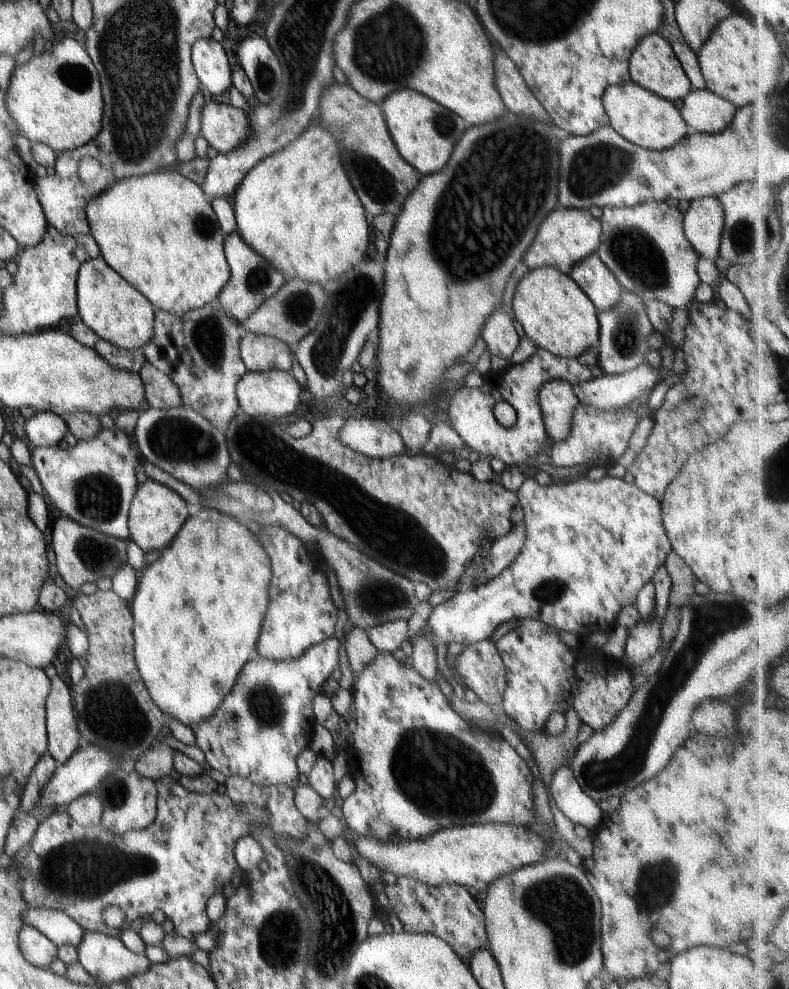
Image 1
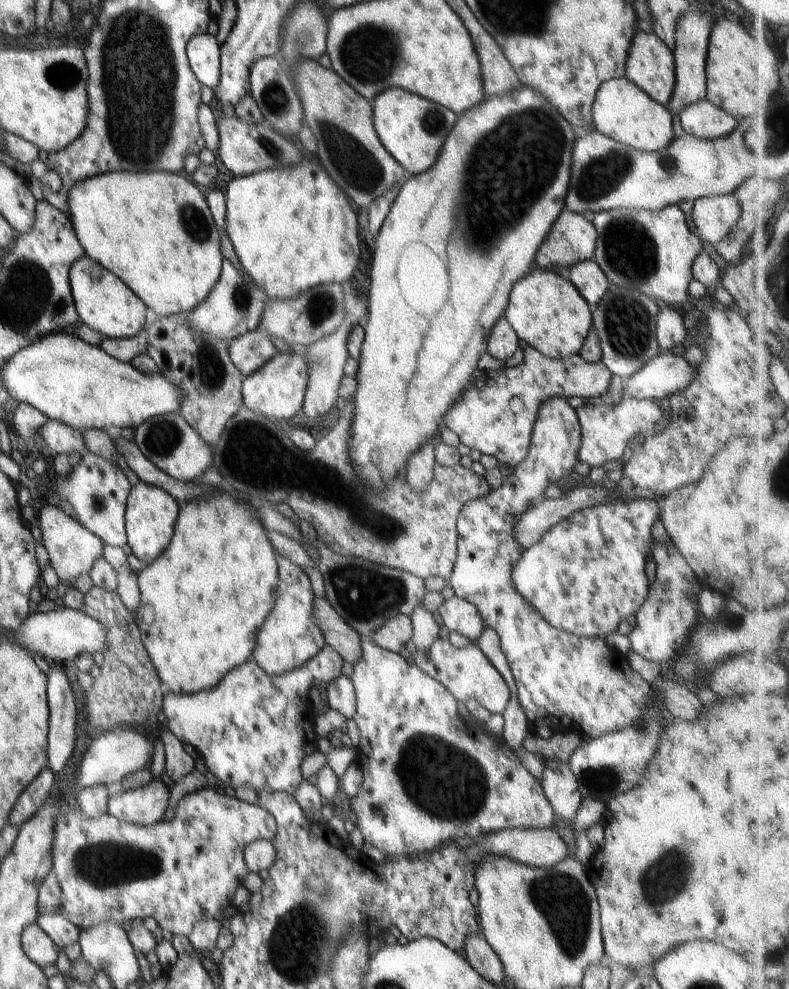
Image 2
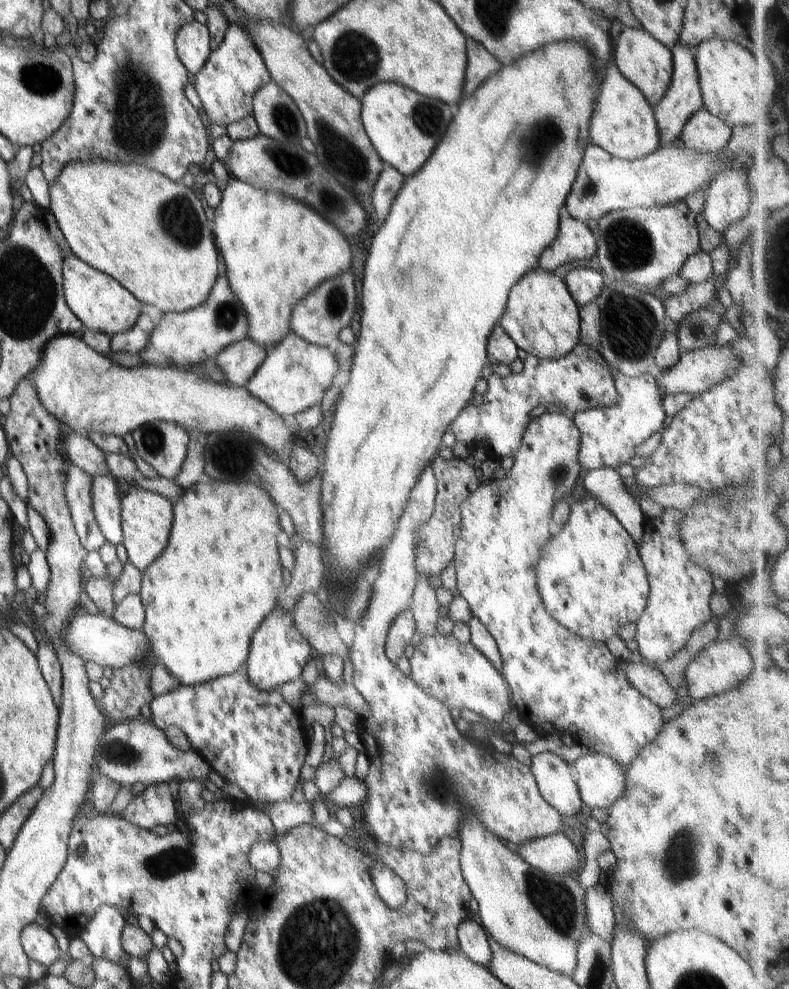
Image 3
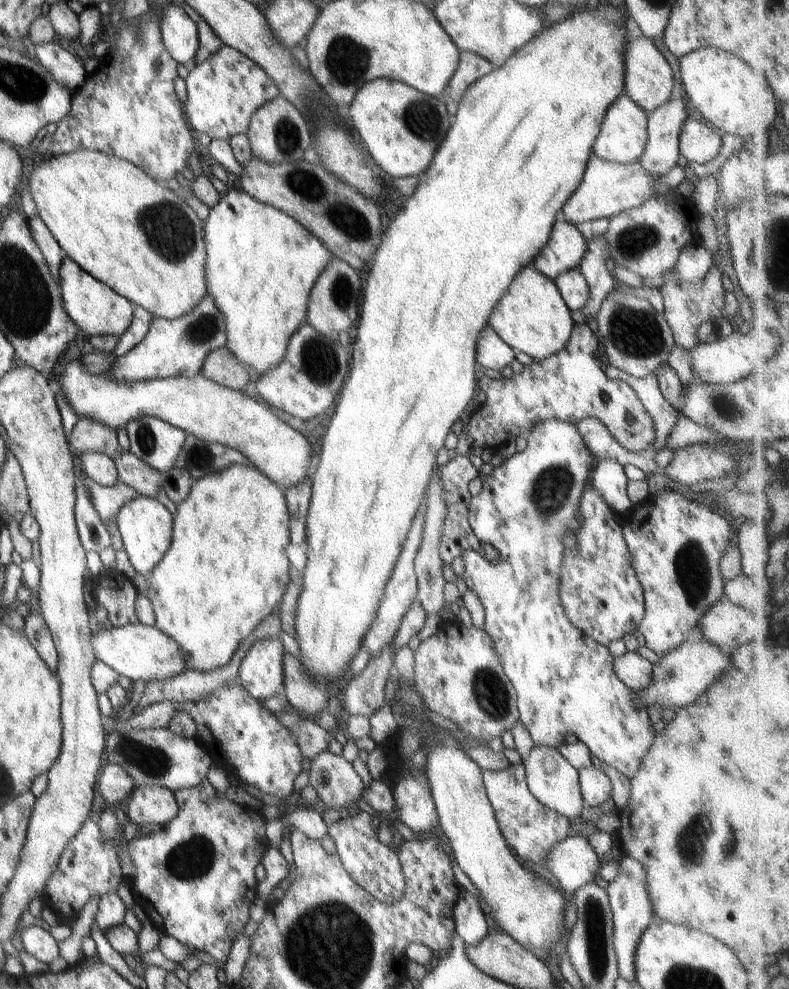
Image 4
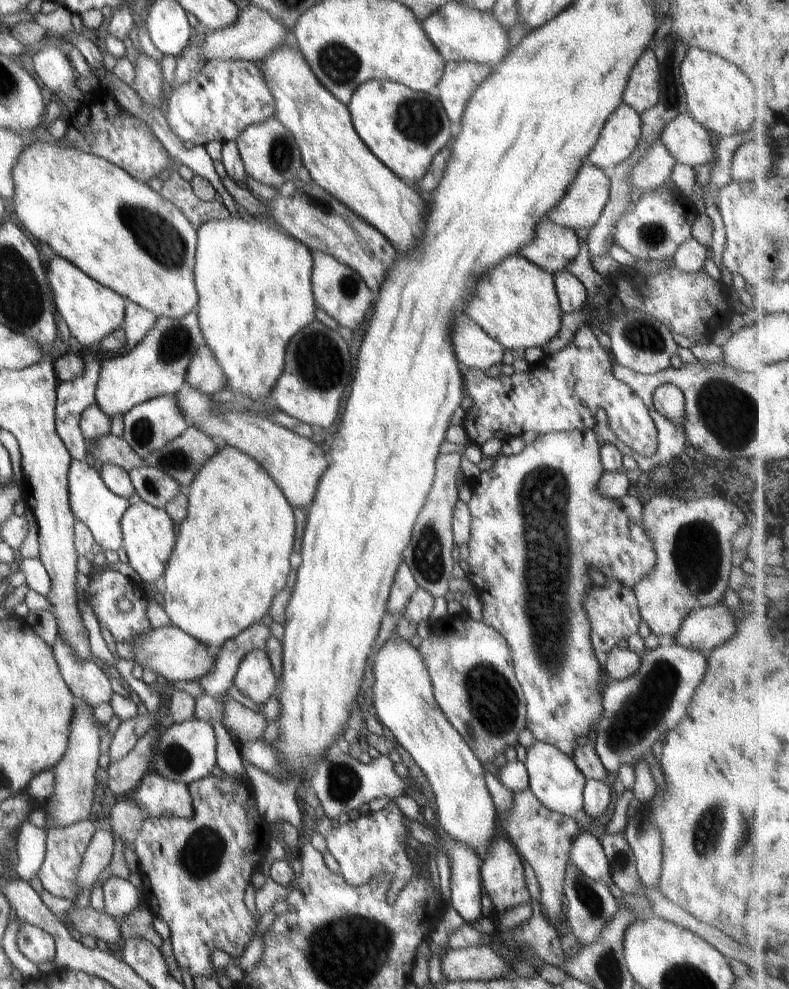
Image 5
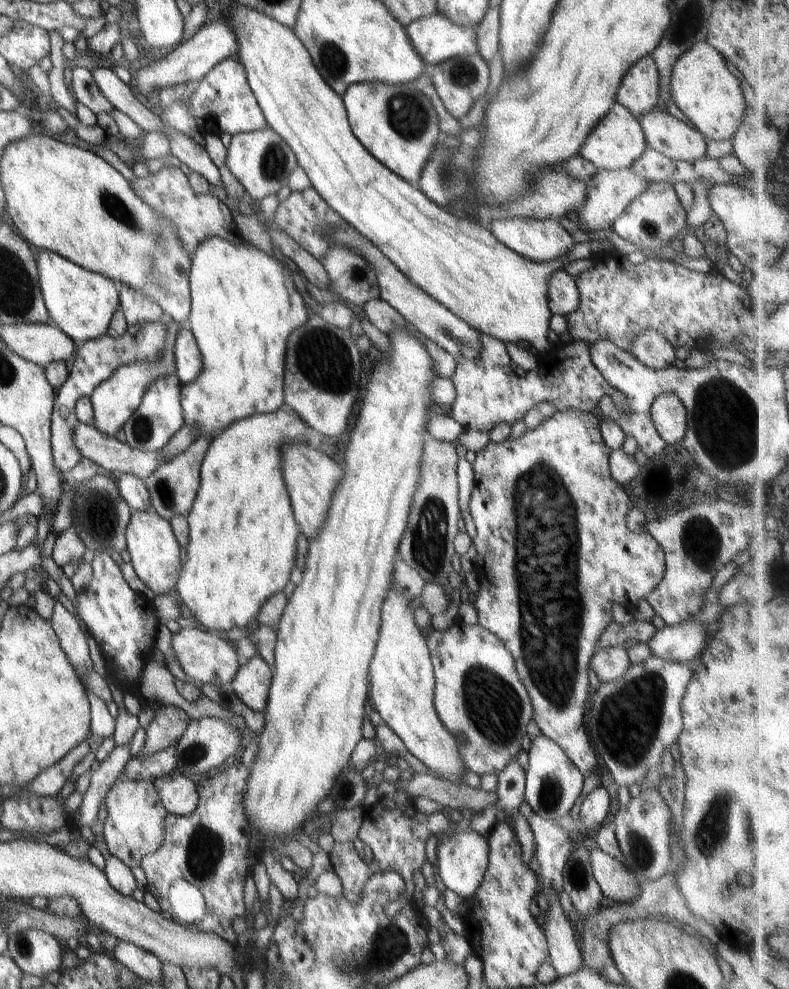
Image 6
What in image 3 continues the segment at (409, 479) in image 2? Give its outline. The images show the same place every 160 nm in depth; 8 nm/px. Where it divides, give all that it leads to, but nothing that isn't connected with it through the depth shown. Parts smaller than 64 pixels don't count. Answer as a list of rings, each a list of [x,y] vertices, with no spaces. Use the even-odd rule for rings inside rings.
[[[430,464],[422,471],[419,476],[416,486],[411,490],[408,504],[404,509],[403,515],[399,518],[396,523],[395,533],[392,542],[381,552],[381,557],[379,558],[379,575],[374,580],[371,586],[371,597],[368,601],[368,606],[365,608],[363,615],[355,620],[354,624],[354,642],[350,649],[350,660],[354,667],[353,671],[353,685],[356,690],[362,695],[362,698],[369,704],[368,716],[364,716],[359,721],[359,727],[357,733],[359,734],[364,746],[366,747],[365,754],[369,760],[369,772],[365,777],[364,782],[368,787],[369,797],[365,800],[364,806],[360,806],[356,813],[365,822],[367,832],[372,836],[376,842],[382,843],[394,848],[399,849],[412,849],[416,852],[429,853],[432,847],[444,837],[456,836],[459,827],[459,820],[462,815],[474,811],[475,815],[481,820],[490,832],[493,832],[497,837],[502,838],[502,840],[508,840],[508,842],[514,842],[520,847],[527,842],[533,841],[534,839],[541,839],[542,837],[547,837],[550,835],[555,835],[560,833],[560,828],[562,828],[562,815],[555,809],[552,808],[543,798],[540,796],[538,787],[536,786],[536,781],[532,776],[530,767],[521,763],[520,761],[513,758],[511,755],[506,753],[498,754],[498,758],[494,758],[494,751],[491,749],[490,744],[478,740],[469,740],[460,734],[460,731],[456,728],[455,721],[457,716],[454,716],[450,711],[442,704],[439,700],[434,697],[428,696],[414,681],[412,677],[402,674],[393,662],[390,662],[385,655],[385,644],[387,641],[388,631],[391,627],[392,621],[402,612],[404,609],[408,609],[413,599],[413,592],[415,589],[415,584],[417,583],[418,572],[416,570],[416,549],[419,543],[419,534],[421,526],[427,523],[432,516],[435,509],[435,496],[437,493],[437,480],[435,474],[433,473],[433,468]]]

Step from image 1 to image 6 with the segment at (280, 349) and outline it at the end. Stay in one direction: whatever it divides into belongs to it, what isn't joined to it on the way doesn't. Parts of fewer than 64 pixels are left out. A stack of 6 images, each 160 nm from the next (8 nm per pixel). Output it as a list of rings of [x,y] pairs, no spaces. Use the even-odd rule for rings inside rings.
[[[182,326],[177,332],[173,355],[175,373],[182,385],[192,382],[202,372],[202,357],[196,339],[187,326]]]

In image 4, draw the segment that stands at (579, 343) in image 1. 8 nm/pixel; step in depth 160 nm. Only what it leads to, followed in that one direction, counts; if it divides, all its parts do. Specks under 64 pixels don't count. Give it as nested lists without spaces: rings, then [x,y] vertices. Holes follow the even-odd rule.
[[[527,265],[514,275],[506,292],[497,300],[487,324],[510,348],[540,360],[565,347],[575,327],[570,313],[553,279]]]

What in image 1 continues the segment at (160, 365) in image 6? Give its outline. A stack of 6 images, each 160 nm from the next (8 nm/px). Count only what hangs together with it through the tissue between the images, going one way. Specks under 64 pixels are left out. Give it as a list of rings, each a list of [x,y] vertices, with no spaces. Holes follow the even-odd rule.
[[[236,231],[225,235],[223,247],[229,264],[230,280],[221,288],[216,299],[224,314],[241,325],[268,297],[274,296],[286,280],[281,272],[270,267],[268,262],[250,249]]]

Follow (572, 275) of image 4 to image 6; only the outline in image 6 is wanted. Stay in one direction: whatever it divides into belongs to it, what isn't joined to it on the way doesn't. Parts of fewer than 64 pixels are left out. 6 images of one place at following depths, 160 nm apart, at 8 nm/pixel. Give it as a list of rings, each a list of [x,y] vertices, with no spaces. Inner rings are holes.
[[[563,269],[552,272],[547,280],[548,308],[553,315],[566,316],[579,305],[575,280]]]

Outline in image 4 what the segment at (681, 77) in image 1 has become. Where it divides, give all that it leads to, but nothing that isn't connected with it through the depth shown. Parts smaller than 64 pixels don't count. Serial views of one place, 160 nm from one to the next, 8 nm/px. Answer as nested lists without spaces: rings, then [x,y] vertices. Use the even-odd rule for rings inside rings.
[[[642,35],[641,38],[627,41],[624,51],[624,66],[624,92],[647,114],[662,106],[672,96],[675,80],[671,64],[651,39]]]

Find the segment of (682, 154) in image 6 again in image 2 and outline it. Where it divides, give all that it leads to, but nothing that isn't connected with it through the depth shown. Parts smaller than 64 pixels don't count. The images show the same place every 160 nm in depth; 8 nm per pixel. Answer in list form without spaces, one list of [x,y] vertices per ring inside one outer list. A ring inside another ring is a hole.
[[[706,98],[684,107],[678,113],[678,120],[688,134],[701,139],[728,136],[740,123]]]

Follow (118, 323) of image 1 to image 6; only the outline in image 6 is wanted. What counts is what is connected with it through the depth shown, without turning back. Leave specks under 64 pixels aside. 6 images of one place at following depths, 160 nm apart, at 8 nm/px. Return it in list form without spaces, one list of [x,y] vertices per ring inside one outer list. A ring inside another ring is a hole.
[[[46,249],[36,250],[35,257],[43,301],[56,326],[77,345],[106,335],[112,315],[119,308],[115,282]]]

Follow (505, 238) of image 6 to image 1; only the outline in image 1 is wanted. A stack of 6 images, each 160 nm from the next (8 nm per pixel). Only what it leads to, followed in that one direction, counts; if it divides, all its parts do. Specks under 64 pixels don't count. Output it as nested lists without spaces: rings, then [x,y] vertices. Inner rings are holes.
[[[560,204],[543,220],[535,239],[523,254],[522,262],[532,271],[542,267],[556,268],[565,275],[570,274],[573,265],[593,255],[600,246],[602,227],[588,210],[567,209]]]

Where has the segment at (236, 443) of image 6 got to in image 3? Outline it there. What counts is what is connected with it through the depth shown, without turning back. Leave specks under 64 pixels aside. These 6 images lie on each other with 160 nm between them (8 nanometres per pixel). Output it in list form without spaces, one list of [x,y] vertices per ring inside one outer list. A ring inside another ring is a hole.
[[[211,479],[203,483],[193,484],[187,488],[176,503],[173,503],[173,523],[169,541],[164,552],[150,566],[143,570],[141,576],[141,589],[139,592],[141,601],[145,606],[145,623],[141,631],[148,637],[154,657],[158,657],[161,663],[178,680],[180,685],[197,685],[208,680],[228,676],[245,668],[246,657],[250,652],[252,635],[260,626],[260,623],[273,611],[278,604],[278,596],[283,589],[279,581],[282,579],[283,564],[280,560],[279,546],[276,536],[281,531],[278,519],[277,504],[271,496],[257,484],[249,482],[221,481]]]

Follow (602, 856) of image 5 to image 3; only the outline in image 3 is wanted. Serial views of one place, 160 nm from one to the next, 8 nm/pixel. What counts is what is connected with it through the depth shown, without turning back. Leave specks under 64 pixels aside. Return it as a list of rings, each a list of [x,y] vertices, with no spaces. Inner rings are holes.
[[[562,832],[534,839],[519,848],[519,855],[530,866],[540,869],[546,874],[574,874],[578,873],[583,866],[582,854]]]

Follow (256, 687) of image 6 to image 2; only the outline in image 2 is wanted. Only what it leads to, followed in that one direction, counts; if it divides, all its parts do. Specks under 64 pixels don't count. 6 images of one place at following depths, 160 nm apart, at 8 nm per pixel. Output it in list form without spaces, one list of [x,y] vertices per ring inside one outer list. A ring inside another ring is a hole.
[[[276,553],[279,581],[275,592],[272,612],[266,617],[258,631],[252,660],[268,676],[277,677],[300,668],[314,658],[325,645],[325,640],[317,623],[311,617],[314,597],[310,580],[303,570],[292,561]]]

